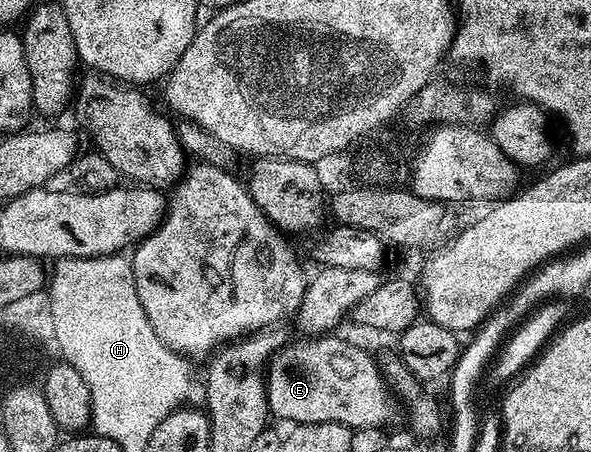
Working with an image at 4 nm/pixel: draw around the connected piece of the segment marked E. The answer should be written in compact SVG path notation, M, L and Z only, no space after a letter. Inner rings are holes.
M337 334L297 338L294 344L286 343L273 353L264 377L270 413L289 420L290 425L331 422L352 429L385 428L397 412L378 361L373 361L363 349L340 340Z

